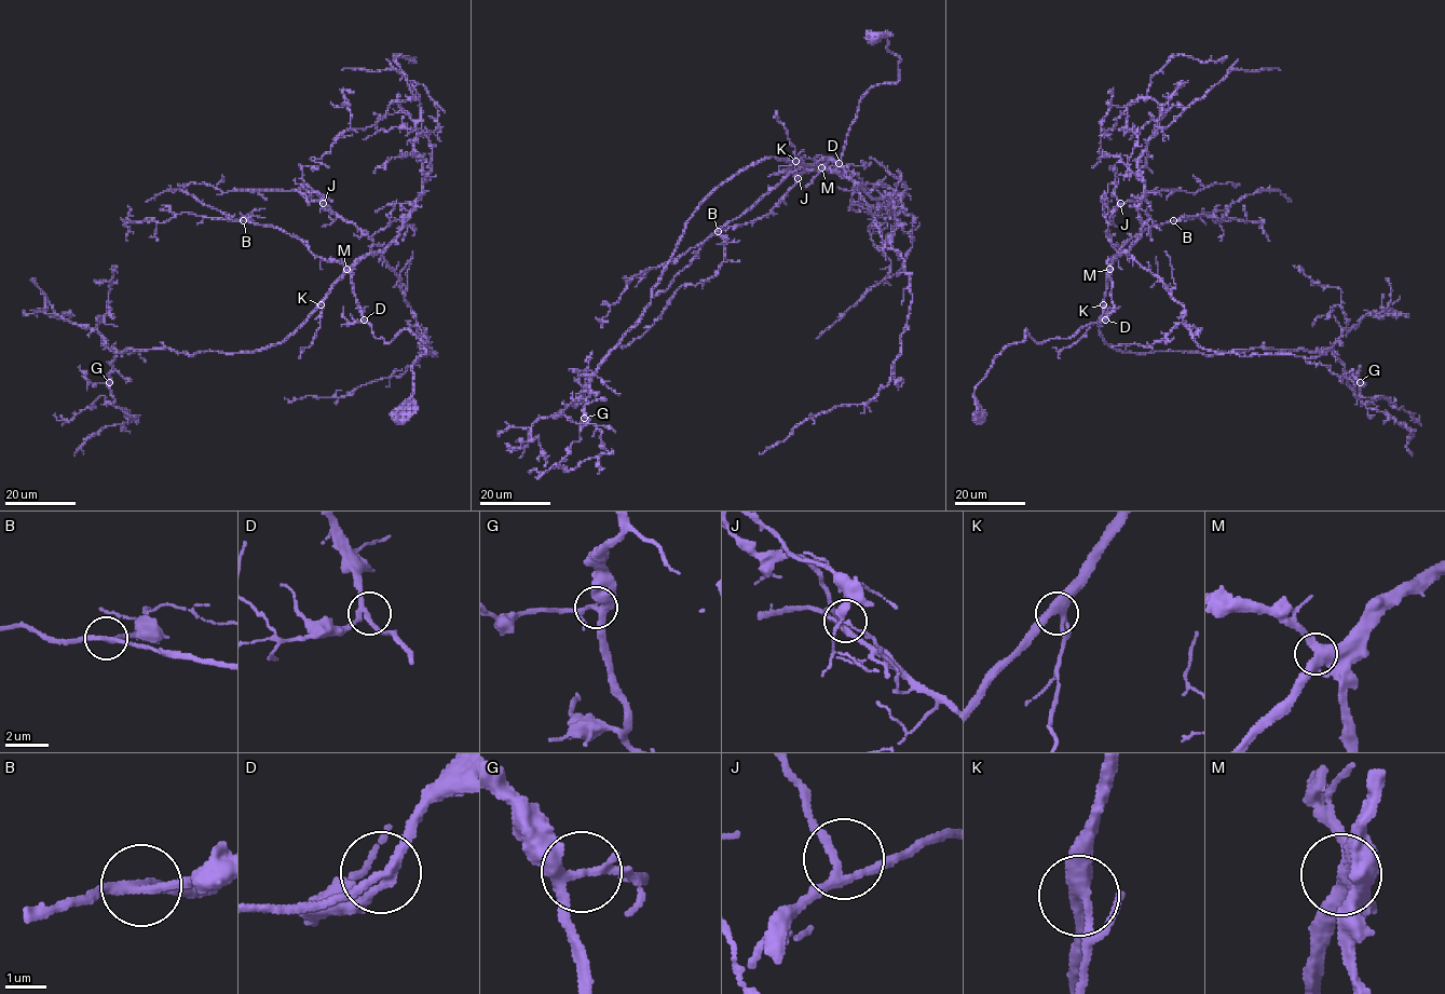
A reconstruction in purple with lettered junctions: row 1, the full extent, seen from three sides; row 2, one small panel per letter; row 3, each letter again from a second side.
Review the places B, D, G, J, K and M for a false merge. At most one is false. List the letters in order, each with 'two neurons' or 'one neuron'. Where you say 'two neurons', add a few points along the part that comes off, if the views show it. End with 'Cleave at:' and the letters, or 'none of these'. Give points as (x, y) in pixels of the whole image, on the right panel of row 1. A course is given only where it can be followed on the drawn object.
B: one neuron
D: one neuron
G: one neuron
J: one neuron
K: one neuron
M: one neuron
Cleave at: none of these

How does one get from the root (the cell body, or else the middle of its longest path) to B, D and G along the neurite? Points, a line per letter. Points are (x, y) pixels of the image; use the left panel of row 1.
B: (398, 416), (424, 342), (405, 329), (390, 342), (377, 339), (342, 264), (317, 257), (273, 226), (243, 220)
D: (398, 416), (412, 394), (412, 366), (425, 352), (424, 342), (405, 329), (390, 342), (377, 339), (364, 320)
G: (398, 416), (424, 342), (405, 329), (377, 339), (346, 271), (281, 342), (192, 356), (114, 350), (109, 382)

